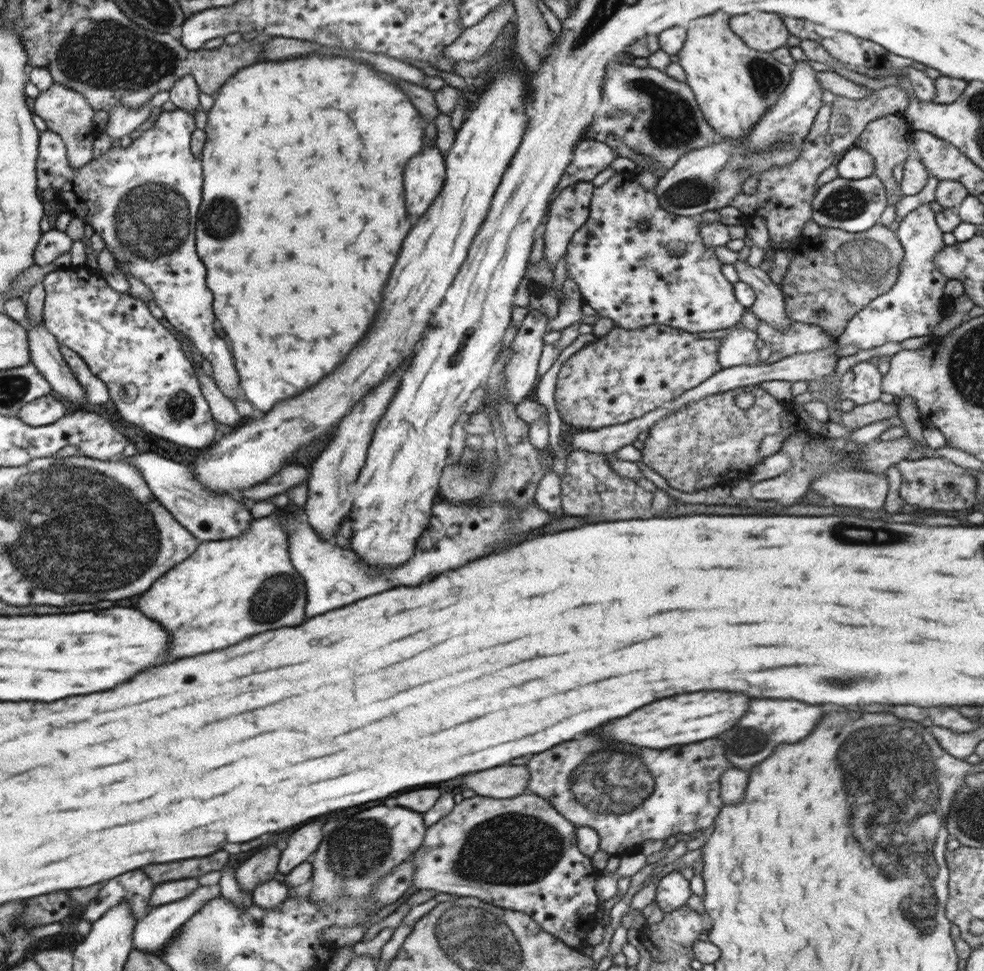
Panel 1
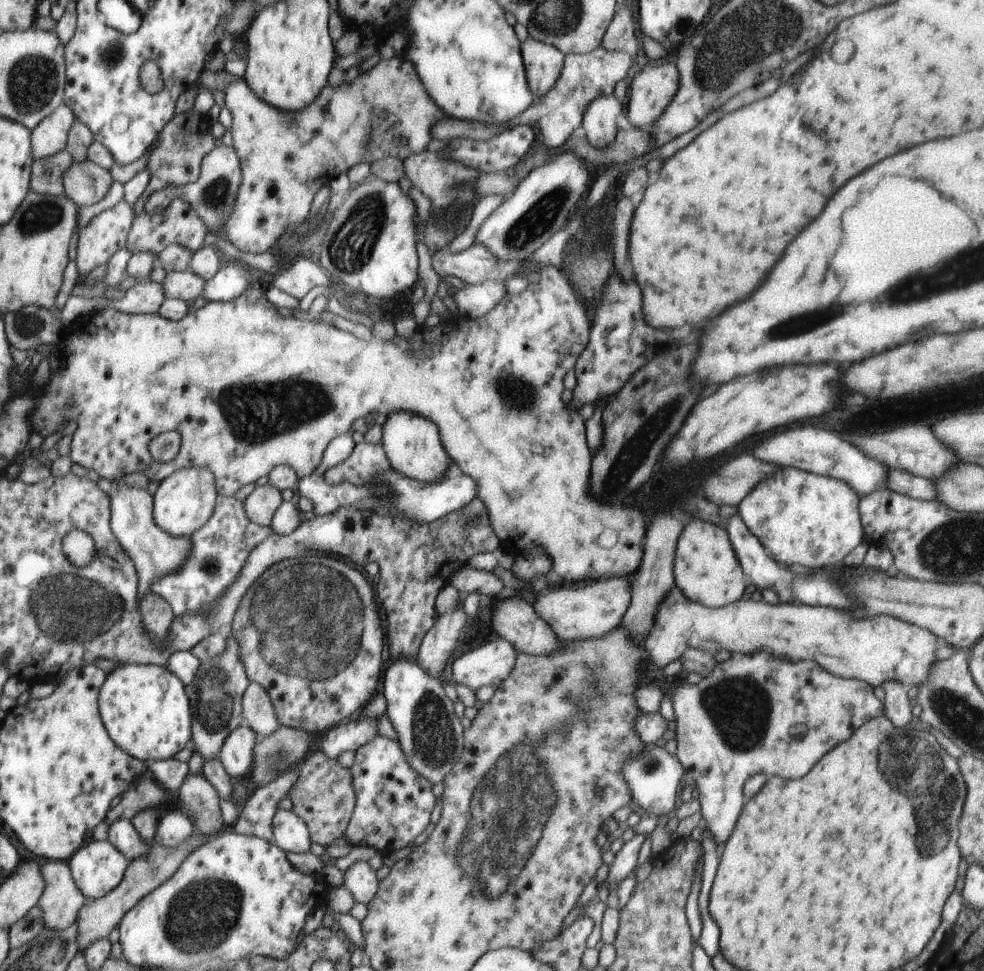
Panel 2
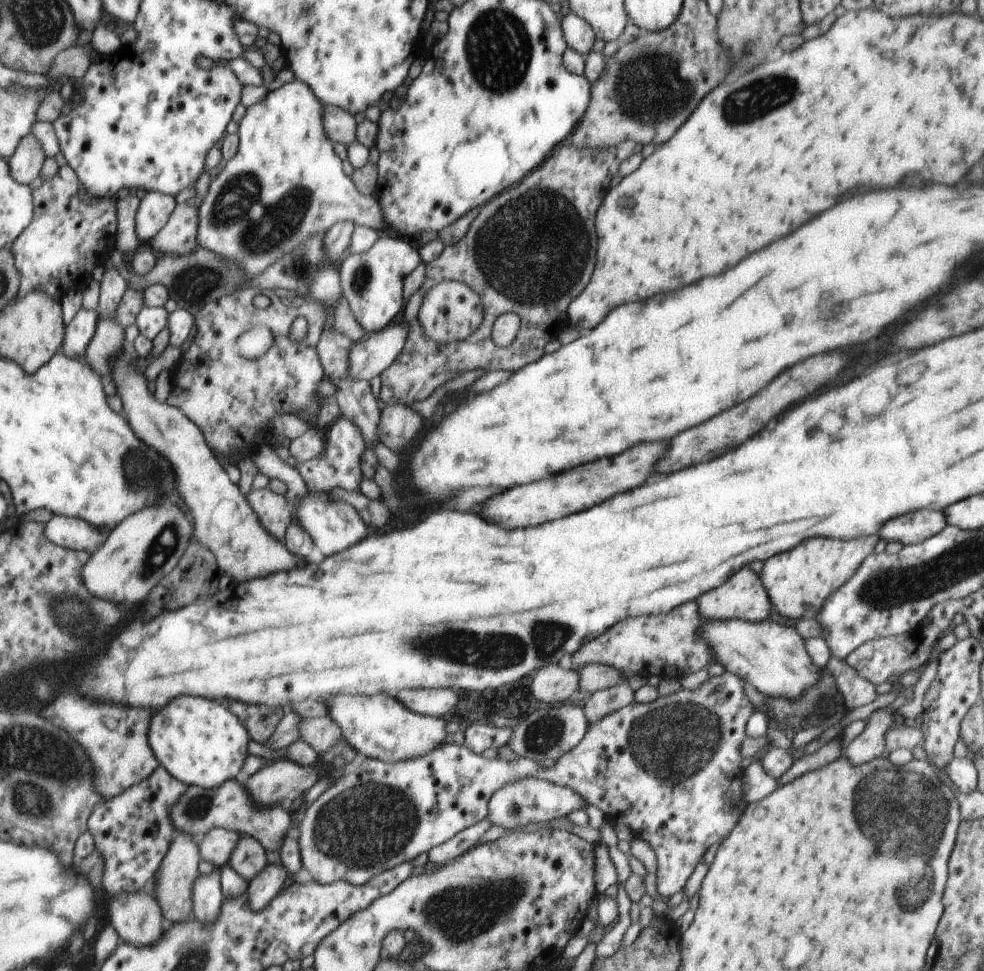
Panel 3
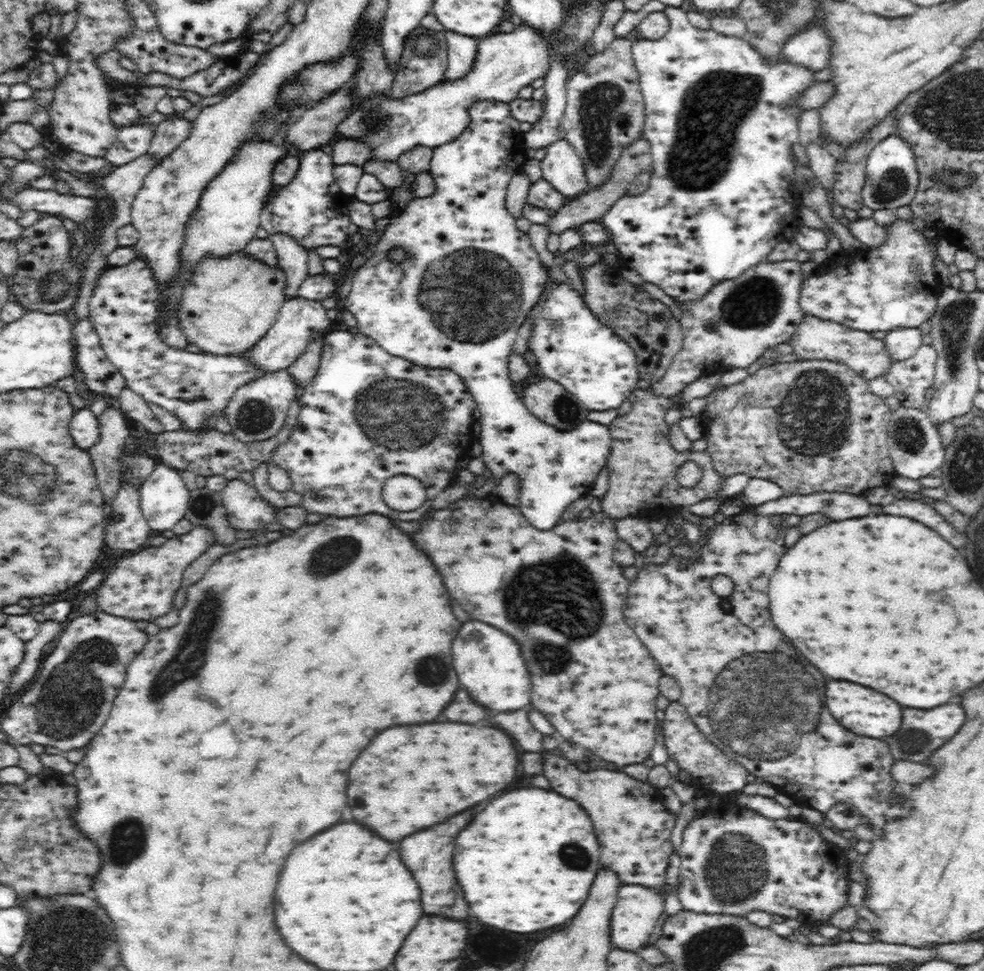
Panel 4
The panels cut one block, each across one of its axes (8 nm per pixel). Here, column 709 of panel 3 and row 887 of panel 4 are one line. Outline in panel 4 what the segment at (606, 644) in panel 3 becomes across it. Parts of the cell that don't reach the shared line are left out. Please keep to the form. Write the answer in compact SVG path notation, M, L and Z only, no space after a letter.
M550 754L544 758L544 776L552 788L558 794L576 800L590 814L600 843L602 866L615 872L622 885L639 884L662 891L666 885L666 868L673 853L671 836L677 815L661 804L661 792L652 784L635 780L620 770L596 768L580 772L559 755Z

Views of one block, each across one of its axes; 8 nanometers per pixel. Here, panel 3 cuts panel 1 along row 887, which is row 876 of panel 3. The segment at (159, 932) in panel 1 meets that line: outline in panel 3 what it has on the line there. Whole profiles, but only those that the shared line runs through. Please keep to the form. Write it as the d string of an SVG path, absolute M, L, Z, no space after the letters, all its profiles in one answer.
M215 868L212 874L204 874L196 880L194 890L192 890L192 900L194 900L194 910L191 914L196 916L198 922L212 924L218 920L220 910L222 910L222 900L224 900L221 890L220 869Z

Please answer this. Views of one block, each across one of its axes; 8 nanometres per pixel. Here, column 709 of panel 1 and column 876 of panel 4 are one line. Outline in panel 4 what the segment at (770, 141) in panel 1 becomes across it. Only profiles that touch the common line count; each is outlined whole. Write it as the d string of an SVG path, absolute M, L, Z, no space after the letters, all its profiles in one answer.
M897 134L884 138L868 155L865 167L866 180L861 192L864 206L874 211L882 210L882 208L898 209L900 206L909 206L919 183L916 159L913 148L910 148L909 144L906 144Z

